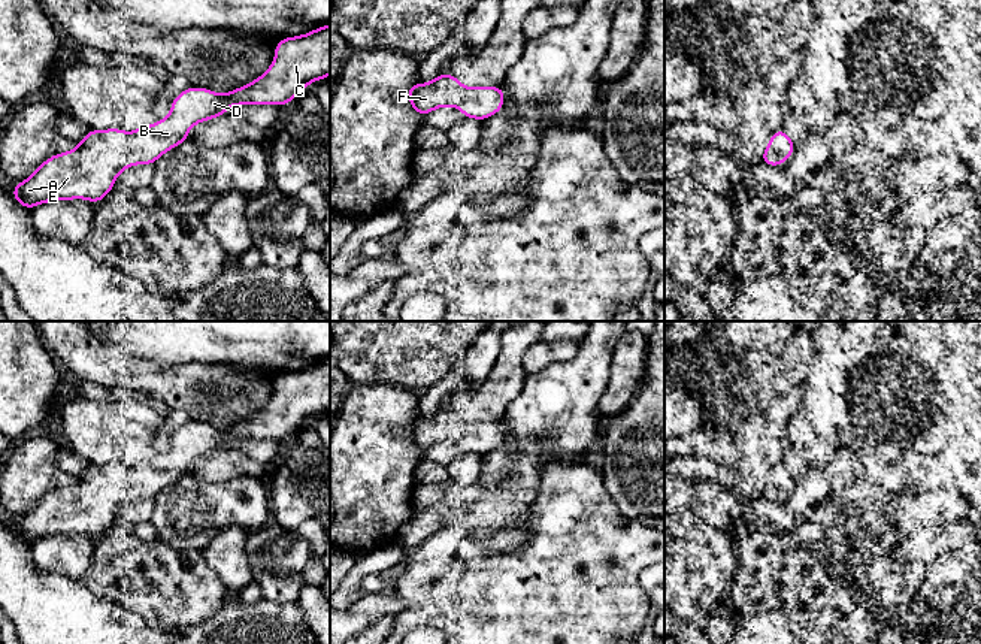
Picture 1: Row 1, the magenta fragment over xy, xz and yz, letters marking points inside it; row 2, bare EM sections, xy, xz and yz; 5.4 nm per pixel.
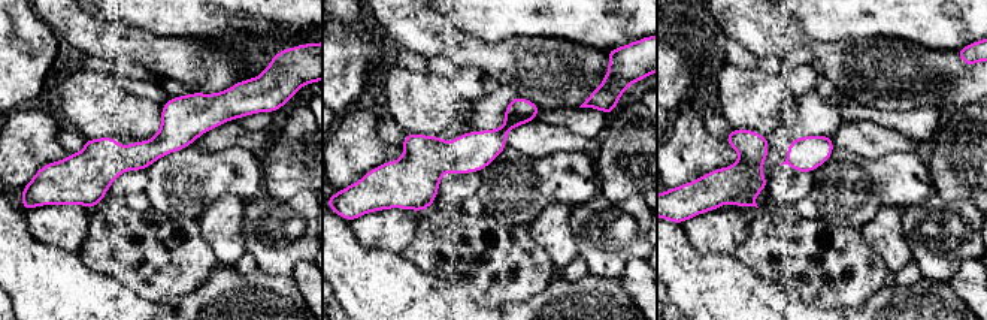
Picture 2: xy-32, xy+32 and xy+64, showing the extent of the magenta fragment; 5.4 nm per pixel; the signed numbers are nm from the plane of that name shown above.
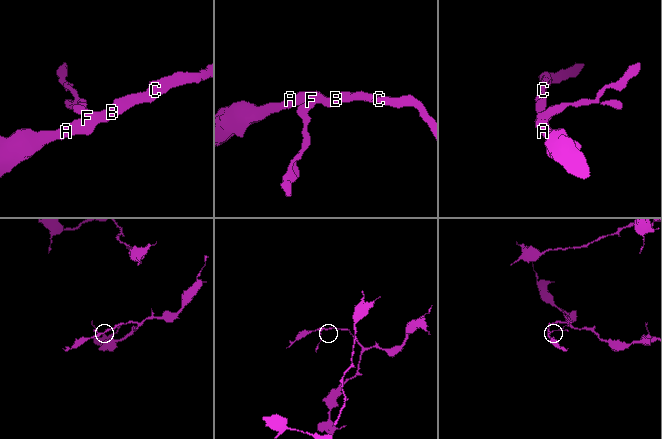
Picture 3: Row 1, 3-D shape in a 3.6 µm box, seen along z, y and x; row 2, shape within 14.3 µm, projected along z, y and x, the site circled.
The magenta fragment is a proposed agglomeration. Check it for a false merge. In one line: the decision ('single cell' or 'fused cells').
single cell

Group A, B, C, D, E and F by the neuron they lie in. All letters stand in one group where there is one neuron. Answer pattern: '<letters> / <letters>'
A B C D E F

